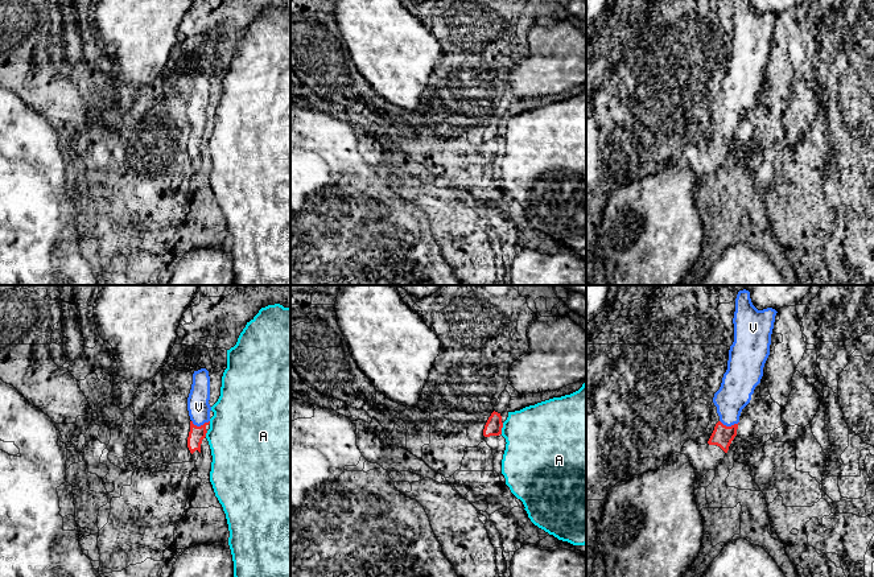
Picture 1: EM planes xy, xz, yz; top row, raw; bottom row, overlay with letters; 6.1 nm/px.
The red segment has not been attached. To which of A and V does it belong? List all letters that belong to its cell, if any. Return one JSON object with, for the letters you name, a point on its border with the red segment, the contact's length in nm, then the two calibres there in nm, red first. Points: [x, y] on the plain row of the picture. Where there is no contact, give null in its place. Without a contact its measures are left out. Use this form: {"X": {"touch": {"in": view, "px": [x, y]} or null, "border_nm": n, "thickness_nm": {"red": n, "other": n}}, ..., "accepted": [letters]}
{"V": {"touch": {"in": "xy", "px": [201, 130]}, "border_nm": 110, "thickness_nm": {"red": 100, "other": 140}}, "accepted": ["V"]}

